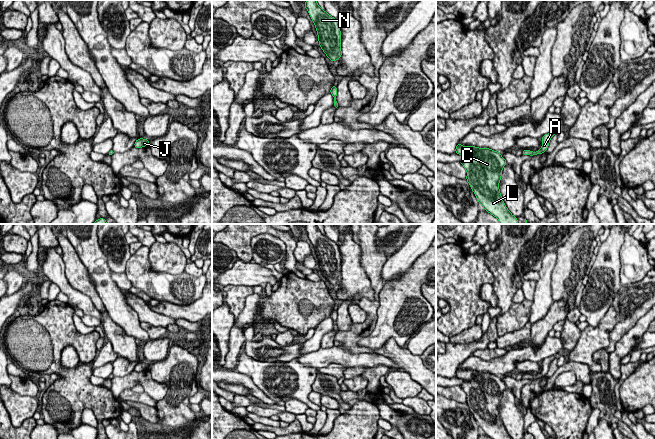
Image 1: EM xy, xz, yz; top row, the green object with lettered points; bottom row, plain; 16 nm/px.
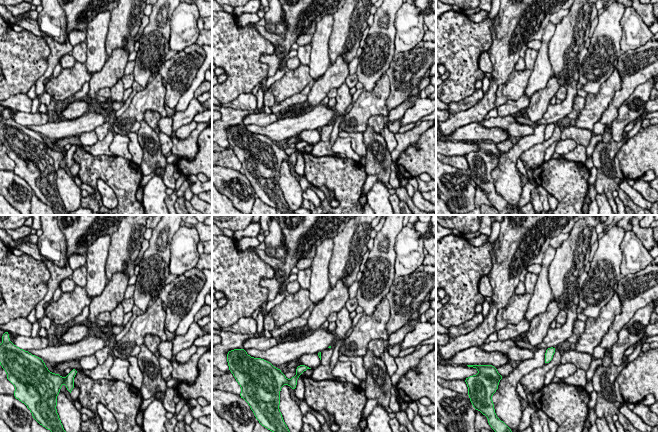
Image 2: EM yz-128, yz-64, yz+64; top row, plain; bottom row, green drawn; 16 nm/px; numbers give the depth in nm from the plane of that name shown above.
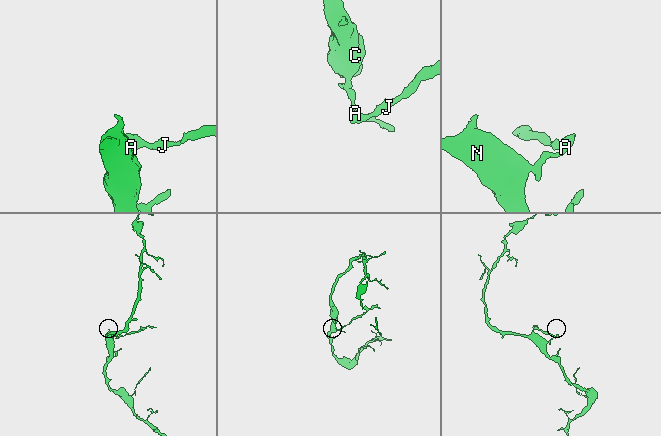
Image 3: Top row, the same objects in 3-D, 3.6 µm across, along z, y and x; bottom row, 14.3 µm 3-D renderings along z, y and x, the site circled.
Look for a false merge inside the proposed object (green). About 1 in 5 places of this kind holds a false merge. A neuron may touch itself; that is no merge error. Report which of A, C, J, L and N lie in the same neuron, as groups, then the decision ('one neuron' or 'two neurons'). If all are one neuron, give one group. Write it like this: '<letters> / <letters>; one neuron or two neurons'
A C J L N; one neuron

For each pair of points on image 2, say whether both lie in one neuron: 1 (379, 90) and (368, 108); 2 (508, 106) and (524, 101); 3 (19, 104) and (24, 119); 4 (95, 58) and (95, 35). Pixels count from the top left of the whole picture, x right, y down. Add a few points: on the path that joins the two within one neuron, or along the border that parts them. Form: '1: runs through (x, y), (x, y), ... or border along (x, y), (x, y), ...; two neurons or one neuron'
1: runs through (379, 94), (371, 104); one neuron
2: runs through (512, 106), (520, 105); one neuron
3: border along (11, 108), (30, 112); two neurons
4: runs through (96, 52), (95, 41); one neuron

